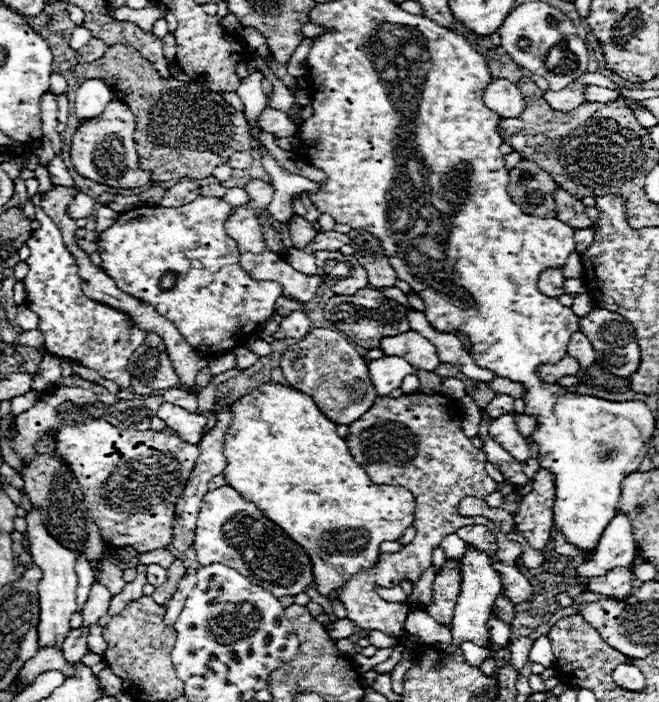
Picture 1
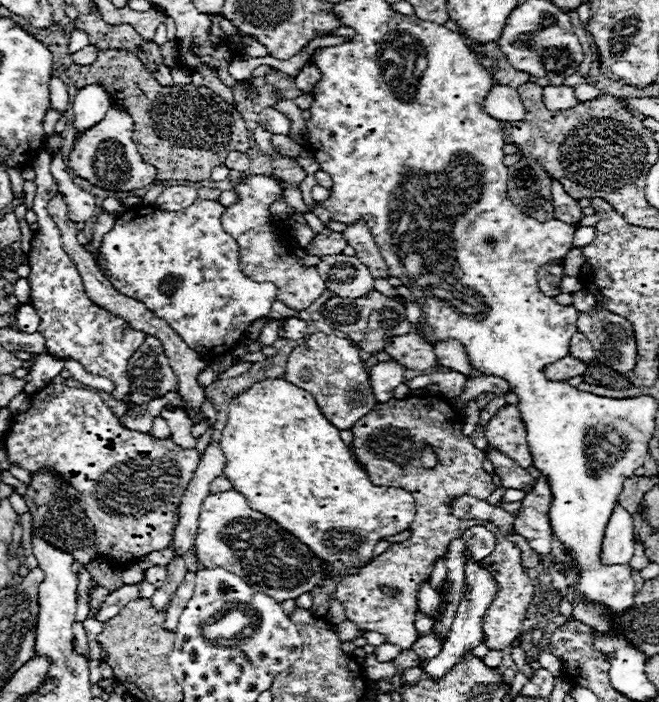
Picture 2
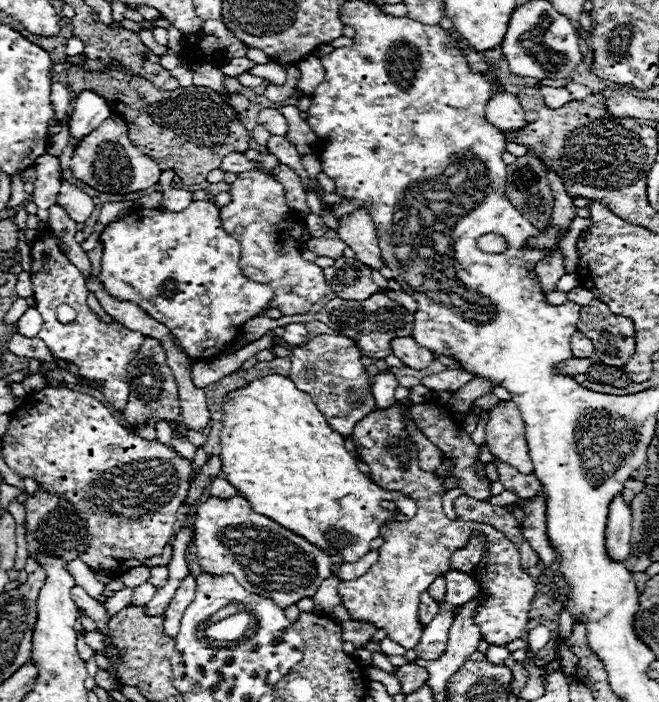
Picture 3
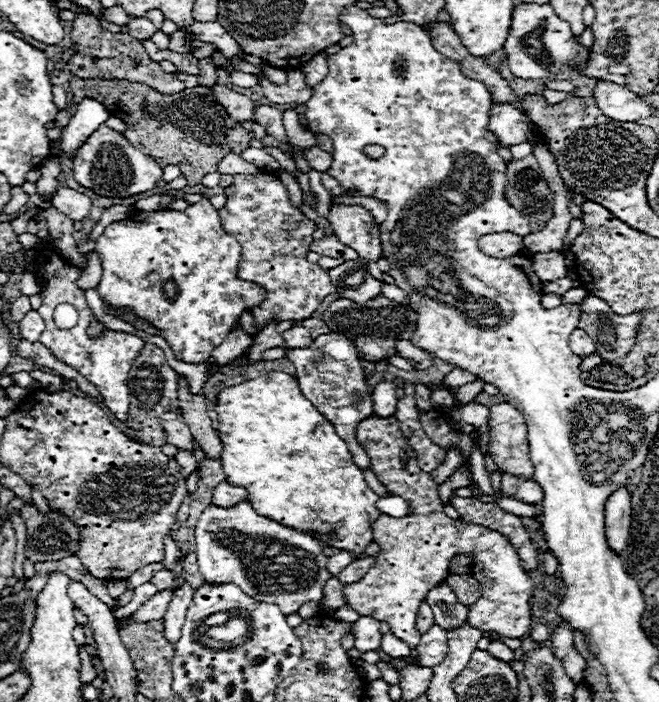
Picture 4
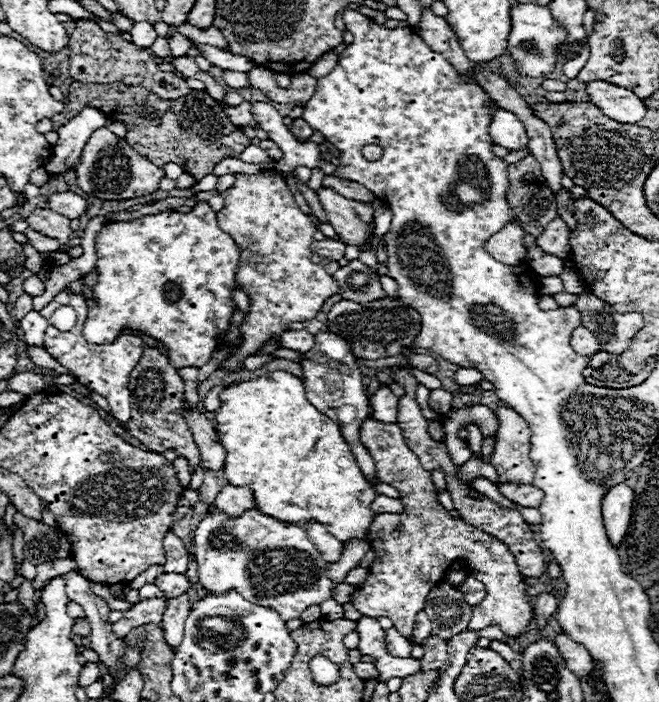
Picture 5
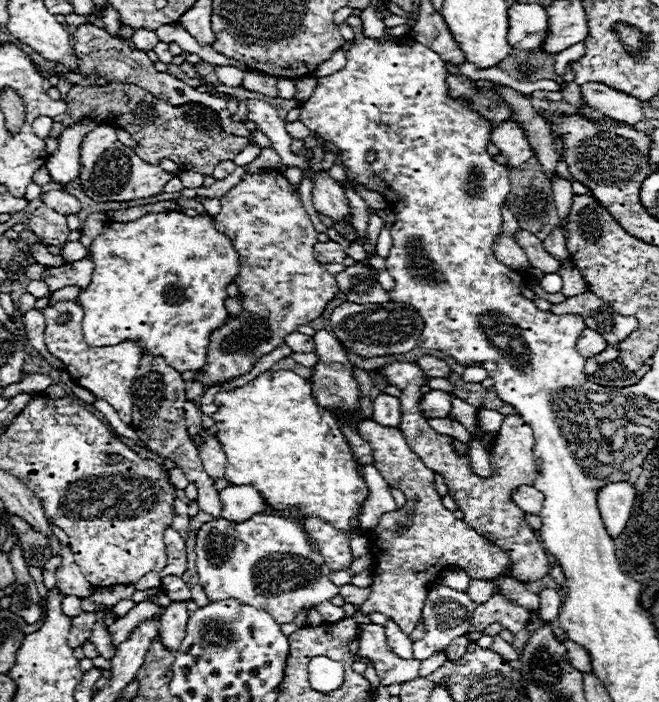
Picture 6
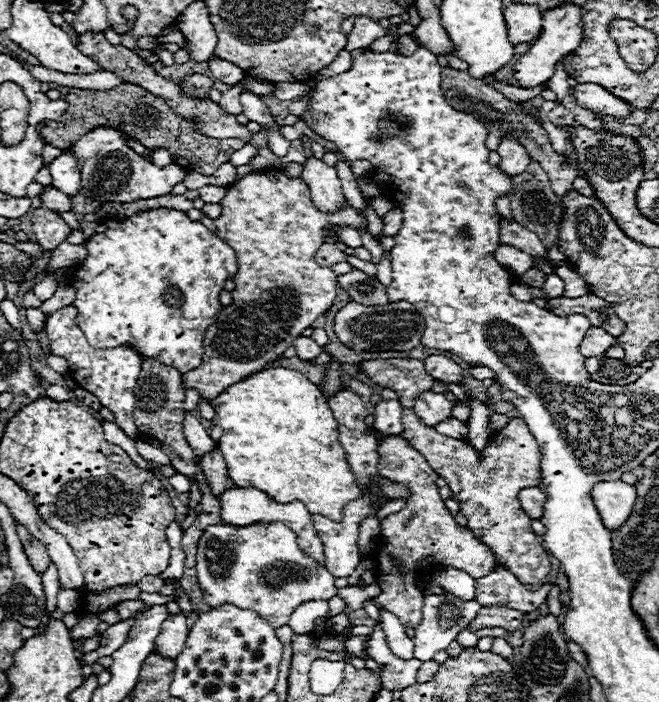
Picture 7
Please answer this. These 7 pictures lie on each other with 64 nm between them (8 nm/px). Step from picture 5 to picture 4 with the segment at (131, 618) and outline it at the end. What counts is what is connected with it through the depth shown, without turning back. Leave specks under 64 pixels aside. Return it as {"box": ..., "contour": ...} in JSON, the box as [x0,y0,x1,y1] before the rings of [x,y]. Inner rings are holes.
{"box":[132,592,172,622],"contour":[[[158,592],[156,596],[152,596],[148,602],[144,602],[134,614],[132,620],[134,622],[150,622],[150,620],[162,620],[168,604],[172,600],[172,592]]]}

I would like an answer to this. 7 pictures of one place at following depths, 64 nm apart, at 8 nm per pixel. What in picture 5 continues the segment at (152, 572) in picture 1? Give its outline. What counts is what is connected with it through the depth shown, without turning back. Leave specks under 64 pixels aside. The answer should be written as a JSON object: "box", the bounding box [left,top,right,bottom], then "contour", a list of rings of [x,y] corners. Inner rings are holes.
{"box":[154,574,190,598],"contour":[[[160,574],[154,582],[168,598],[176,598],[182,596],[190,590],[190,584],[186,580],[184,574]]]}

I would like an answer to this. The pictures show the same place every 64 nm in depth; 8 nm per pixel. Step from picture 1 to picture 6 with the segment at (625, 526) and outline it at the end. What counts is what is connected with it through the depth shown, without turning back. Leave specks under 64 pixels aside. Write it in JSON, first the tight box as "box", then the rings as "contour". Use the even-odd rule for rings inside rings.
{"box":[598,482,636,538],"contour":[[[612,482],[604,484],[598,490],[598,508],[604,520],[604,526],[608,528],[608,534],[616,538],[624,524],[628,522],[634,506],[636,490],[628,482]]]}

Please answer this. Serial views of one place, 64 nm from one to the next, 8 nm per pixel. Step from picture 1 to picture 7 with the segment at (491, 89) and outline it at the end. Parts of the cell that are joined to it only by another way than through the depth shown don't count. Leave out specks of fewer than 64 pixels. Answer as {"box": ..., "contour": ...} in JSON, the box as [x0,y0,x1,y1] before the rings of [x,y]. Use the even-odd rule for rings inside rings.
{"box":[498,138,530,176],"contour":[[[512,138],[502,140],[502,144],[498,146],[498,154],[502,156],[502,162],[498,164],[498,168],[506,174],[506,176],[518,176],[520,172],[526,170],[526,166],[530,164],[530,158],[524,150],[522,144],[514,142]]]}

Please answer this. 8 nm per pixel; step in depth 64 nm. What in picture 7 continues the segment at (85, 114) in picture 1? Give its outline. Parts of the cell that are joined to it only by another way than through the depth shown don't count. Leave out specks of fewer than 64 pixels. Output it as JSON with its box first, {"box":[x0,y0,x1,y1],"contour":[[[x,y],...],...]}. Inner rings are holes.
{"box":[48,150,82,196],"contour":[[[62,150],[62,156],[48,164],[52,174],[52,186],[60,188],[64,194],[74,196],[82,190],[80,186],[80,168],[70,150]]]}

